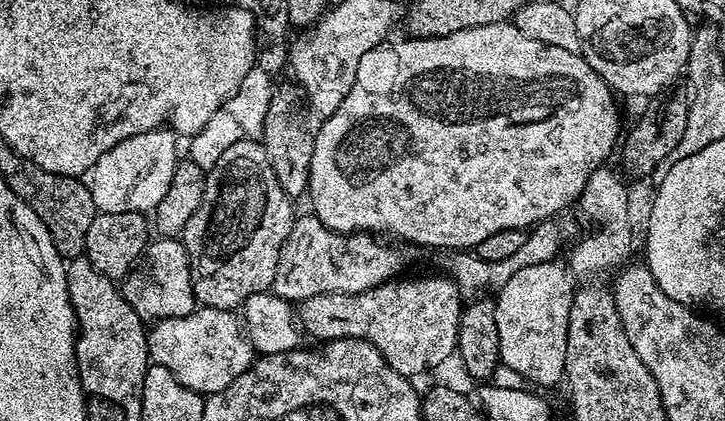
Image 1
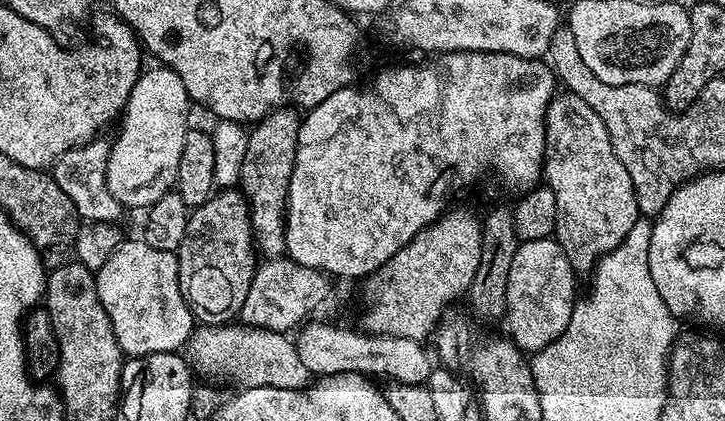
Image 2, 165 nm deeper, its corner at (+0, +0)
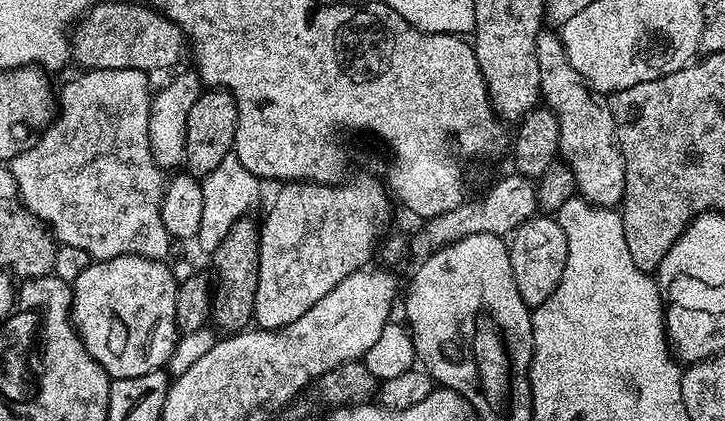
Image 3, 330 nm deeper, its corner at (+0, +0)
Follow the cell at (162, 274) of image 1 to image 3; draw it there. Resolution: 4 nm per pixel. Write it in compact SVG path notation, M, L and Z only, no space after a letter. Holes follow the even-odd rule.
M142 255L93 261L72 285L73 324L109 379L138 377L167 365L178 339L179 279L165 261Z

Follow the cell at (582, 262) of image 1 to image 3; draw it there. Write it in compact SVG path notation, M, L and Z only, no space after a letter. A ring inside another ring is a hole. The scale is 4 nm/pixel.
M542 30L538 34L538 70L543 103L558 118L558 156L572 169L576 179L576 192L599 208L615 209L624 198L626 174L620 143L616 140L611 103L595 88L590 87L582 74L574 70L574 66L570 66L564 43L555 31Z

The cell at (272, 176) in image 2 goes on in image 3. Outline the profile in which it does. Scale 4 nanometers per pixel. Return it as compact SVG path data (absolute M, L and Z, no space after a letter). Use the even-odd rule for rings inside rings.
M252 218L235 220L232 229L226 234L226 238L222 238L211 256L212 264L216 267L211 323L224 334L245 331L254 320L254 294L258 290L260 230L257 221L252 221Z

